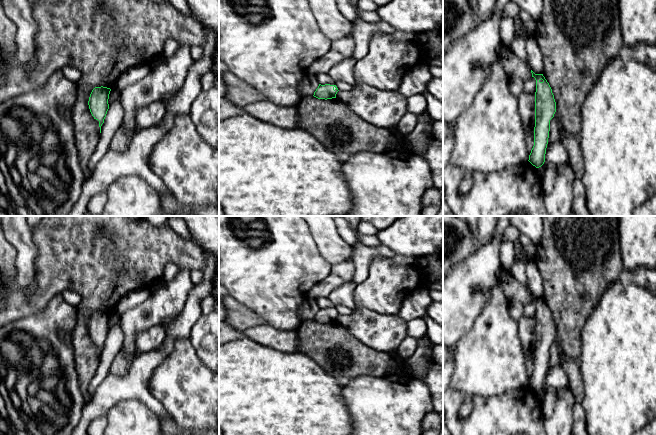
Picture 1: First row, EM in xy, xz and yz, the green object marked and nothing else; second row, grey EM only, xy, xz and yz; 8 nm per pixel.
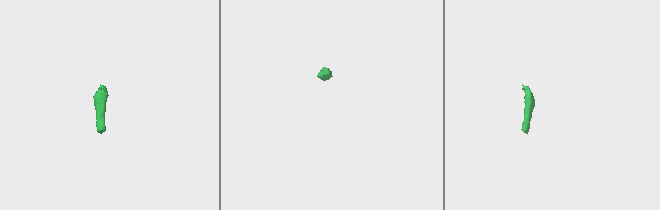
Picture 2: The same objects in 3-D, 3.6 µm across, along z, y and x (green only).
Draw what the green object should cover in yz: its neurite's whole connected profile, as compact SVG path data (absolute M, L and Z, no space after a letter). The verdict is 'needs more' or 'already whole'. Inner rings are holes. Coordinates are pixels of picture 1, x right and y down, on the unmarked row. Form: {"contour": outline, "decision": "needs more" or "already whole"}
{"contour": "M513 276L500 279L496 284L509 302L518 301L525 305L534 301L536 304L534 370L528 385L539 392L545 386L550 344L556 336L556 326L552 313L543 298L535 298L528 288Z", "decision": "needs more"}

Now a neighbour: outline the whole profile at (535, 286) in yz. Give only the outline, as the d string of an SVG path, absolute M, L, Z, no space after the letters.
M530 260L526 263L525 272L528 280L528 290L535 298L542 298L542 277L534 260Z

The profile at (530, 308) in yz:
M530 301L529 303L524 305L524 315L529 318L534 318L536 316L536 304L534 301Z

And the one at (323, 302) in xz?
M318 297L315 300L318 307L321 309L335 307L335 305L328 299L328 297Z

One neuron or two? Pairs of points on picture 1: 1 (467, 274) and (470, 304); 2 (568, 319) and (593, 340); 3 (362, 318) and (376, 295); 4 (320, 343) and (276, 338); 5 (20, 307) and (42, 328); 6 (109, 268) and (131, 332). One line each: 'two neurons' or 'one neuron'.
1: one neuron
2: two neurons
3: two neurons
4: two neurons
5: two neurons
6: two neurons

